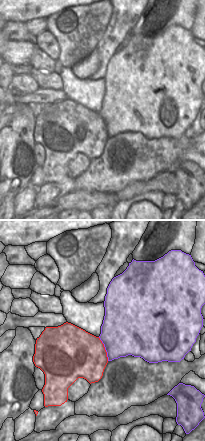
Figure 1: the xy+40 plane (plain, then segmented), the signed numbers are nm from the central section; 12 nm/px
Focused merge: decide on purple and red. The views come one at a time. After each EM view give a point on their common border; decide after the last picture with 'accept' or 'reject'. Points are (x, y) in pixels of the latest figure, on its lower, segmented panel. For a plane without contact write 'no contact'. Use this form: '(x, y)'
(105, 349)

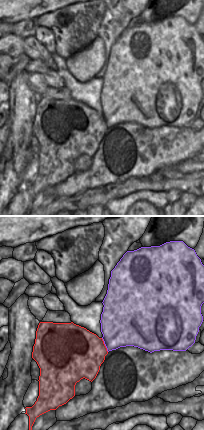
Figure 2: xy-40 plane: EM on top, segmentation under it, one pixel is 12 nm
(105, 345)

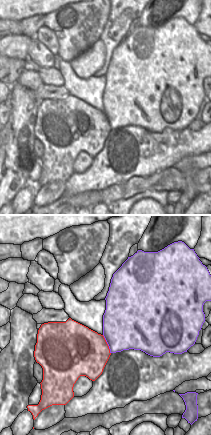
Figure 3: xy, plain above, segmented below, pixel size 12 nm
(107, 343)

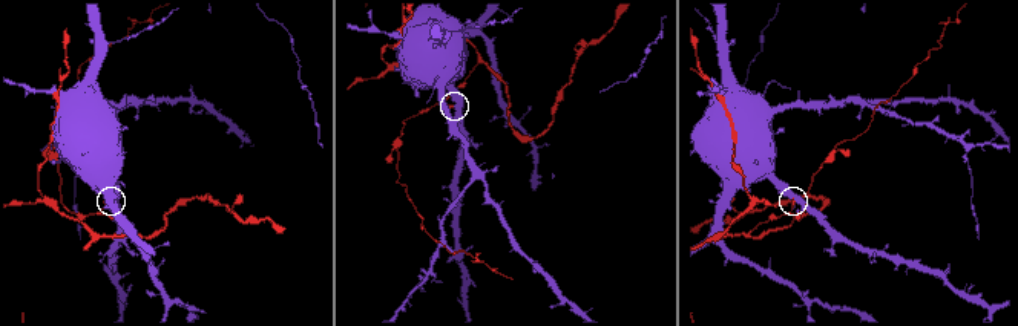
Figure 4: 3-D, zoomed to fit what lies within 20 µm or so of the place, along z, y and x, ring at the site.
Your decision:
reject

